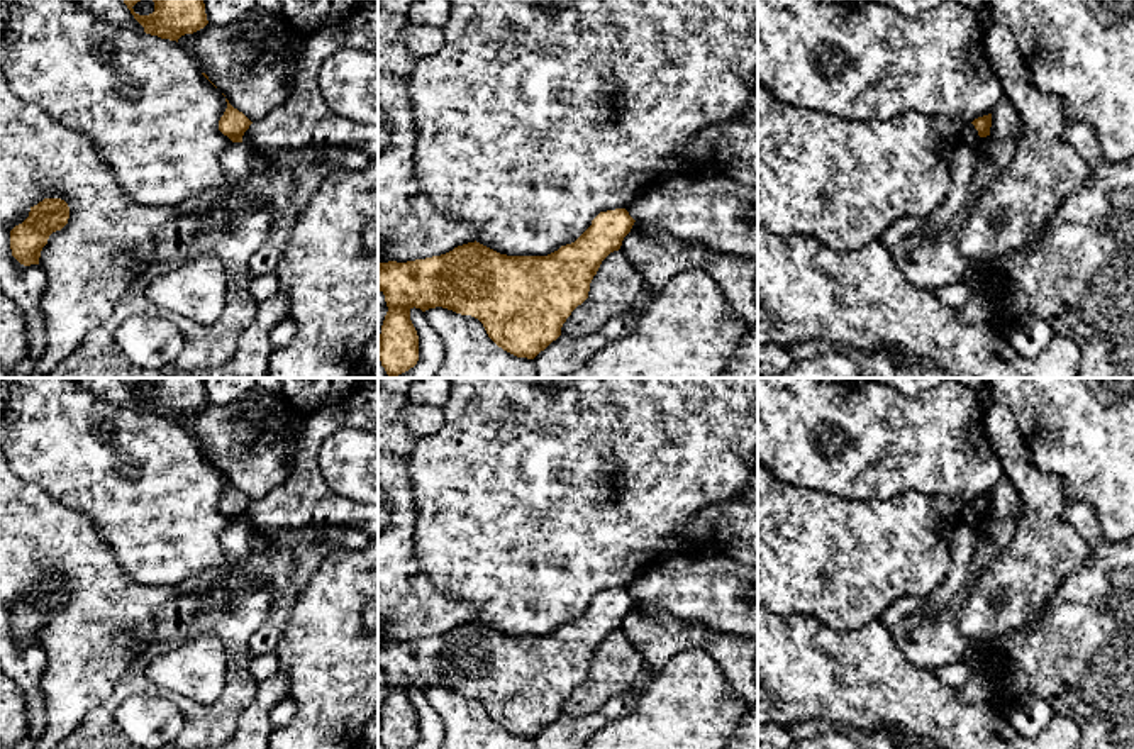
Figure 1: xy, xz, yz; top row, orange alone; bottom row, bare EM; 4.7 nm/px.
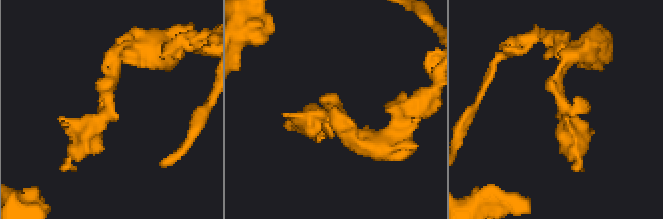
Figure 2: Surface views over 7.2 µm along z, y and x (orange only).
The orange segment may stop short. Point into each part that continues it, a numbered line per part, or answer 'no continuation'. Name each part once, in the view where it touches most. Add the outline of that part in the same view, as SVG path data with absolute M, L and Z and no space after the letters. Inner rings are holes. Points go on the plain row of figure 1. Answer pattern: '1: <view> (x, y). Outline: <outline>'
no continuation

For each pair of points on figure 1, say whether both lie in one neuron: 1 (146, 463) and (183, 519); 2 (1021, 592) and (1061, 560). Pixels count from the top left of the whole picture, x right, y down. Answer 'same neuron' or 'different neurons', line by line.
1: same neuron
2: same neuron

